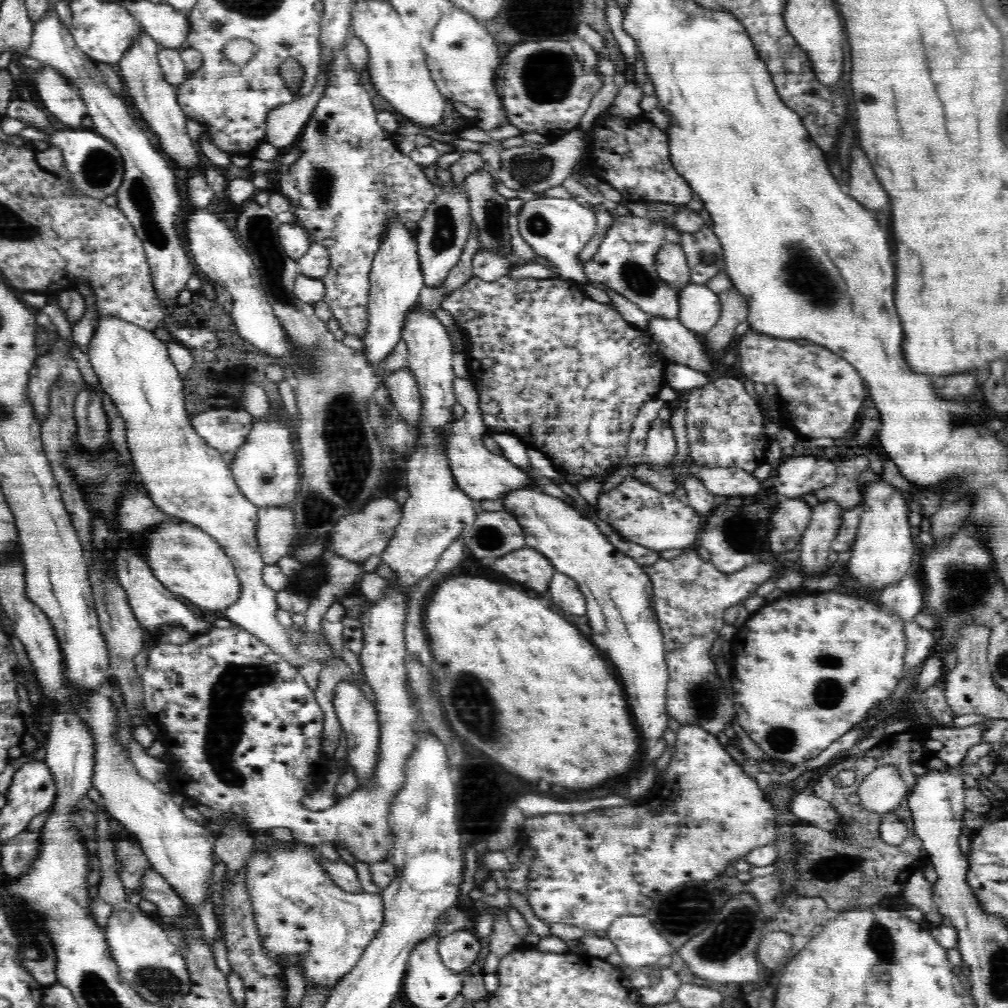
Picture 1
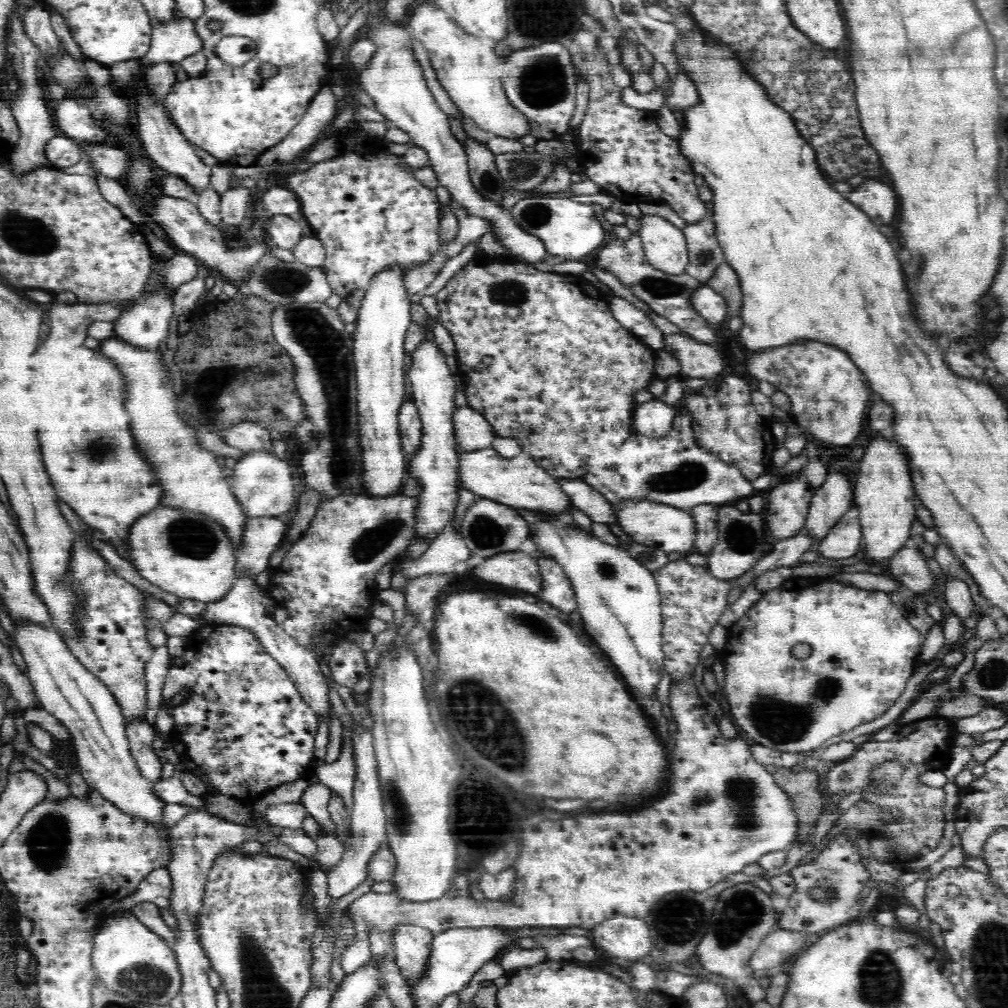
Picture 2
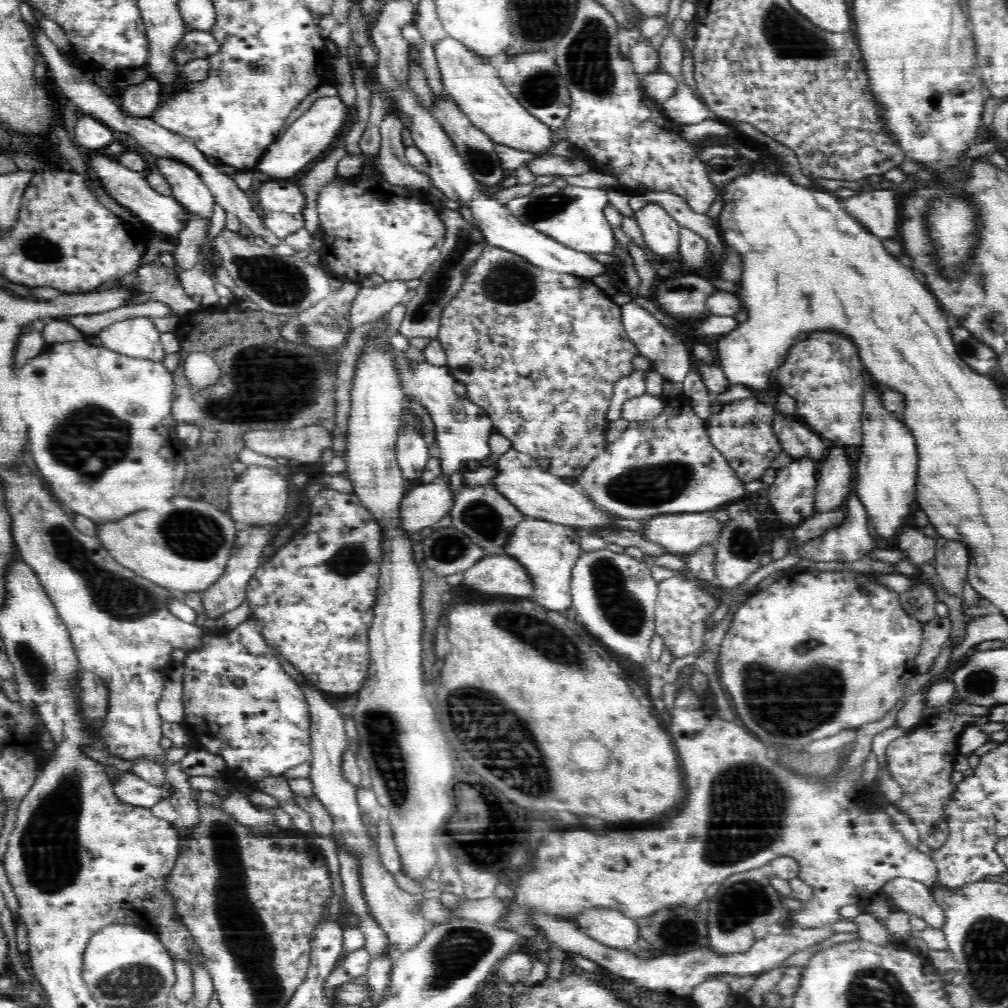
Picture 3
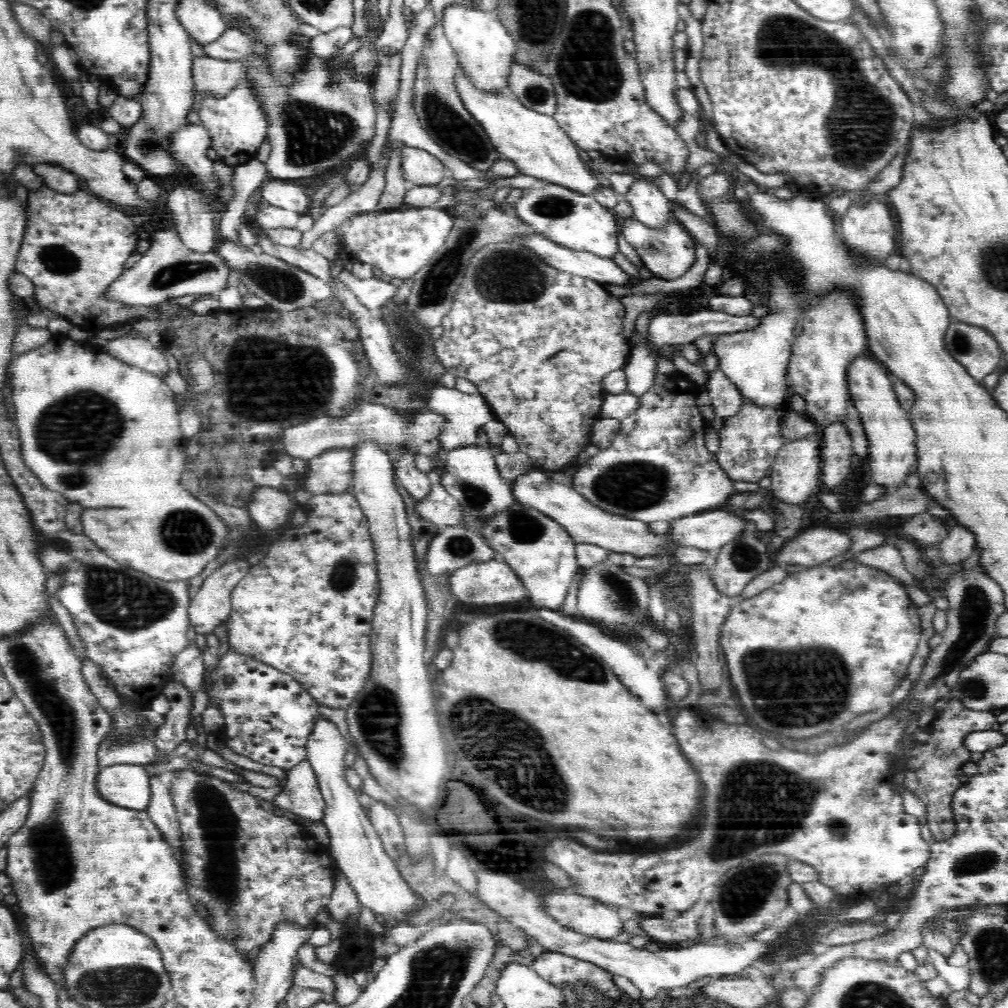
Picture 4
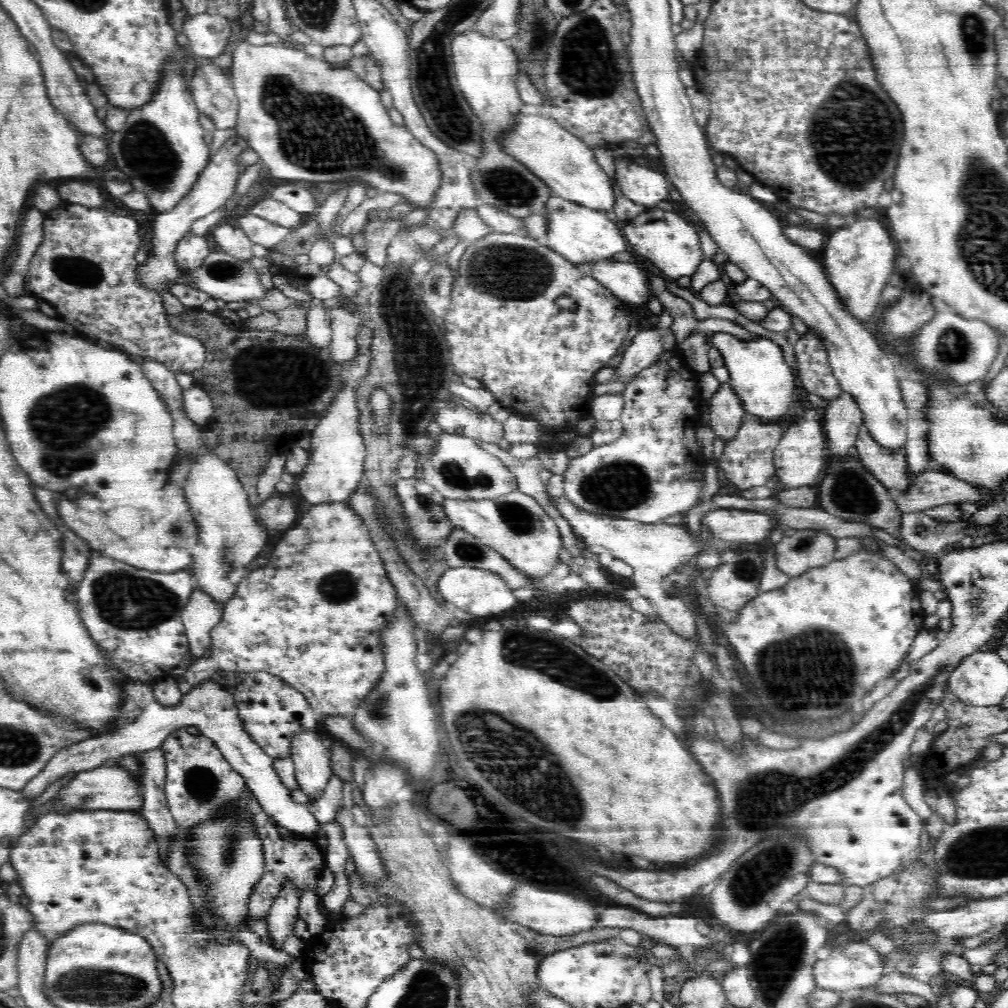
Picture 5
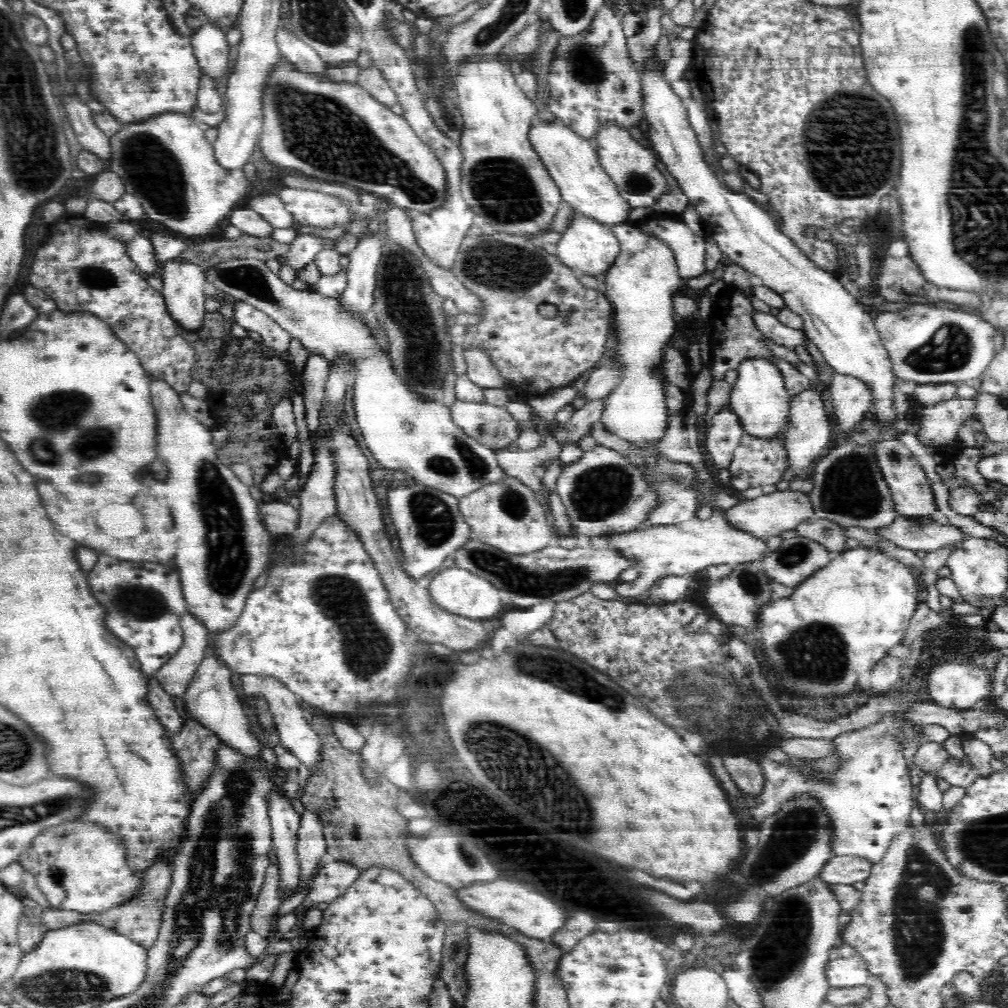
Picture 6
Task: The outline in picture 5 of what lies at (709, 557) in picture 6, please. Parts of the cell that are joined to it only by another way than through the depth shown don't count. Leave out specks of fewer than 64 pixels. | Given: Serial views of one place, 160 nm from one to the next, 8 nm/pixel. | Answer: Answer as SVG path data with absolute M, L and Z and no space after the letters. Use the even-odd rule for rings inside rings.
M564 496L560 498L551 498L550 503L556 507L556 511L568 521L572 532L577 540L582 542L582 547L590 552L602 554L608 552L614 558L618 558L632 566L634 588L639 596L652 600L658 606L657 613L664 623L674 634L692 640L696 637L696 620L692 615L687 599L682 596L672 597L668 590L660 586L662 578L672 574L682 562L694 560L696 554L702 550L702 542L694 542L690 532L684 526L669 526L664 523L646 525L642 522L624 520L610 516L601 516L600 514L588 514L577 508L570 500Z

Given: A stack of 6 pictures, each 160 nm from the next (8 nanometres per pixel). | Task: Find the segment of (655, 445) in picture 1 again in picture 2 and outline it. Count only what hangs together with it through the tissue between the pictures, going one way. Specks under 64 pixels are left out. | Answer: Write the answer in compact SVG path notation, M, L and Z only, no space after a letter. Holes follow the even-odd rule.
M654 399L638 404L632 414L633 428L640 434L653 436L666 435L674 424L676 410L674 407Z

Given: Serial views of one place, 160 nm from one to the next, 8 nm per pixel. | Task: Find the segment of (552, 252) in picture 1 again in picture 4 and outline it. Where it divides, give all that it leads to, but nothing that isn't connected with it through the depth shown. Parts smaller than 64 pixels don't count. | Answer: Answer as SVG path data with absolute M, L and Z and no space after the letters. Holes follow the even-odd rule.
M547 183L536 185L534 189L526 189L513 205L514 209L510 212L513 216L529 224L556 245L608 258L618 252L618 226L614 212L600 205L592 195L576 193L562 185Z

